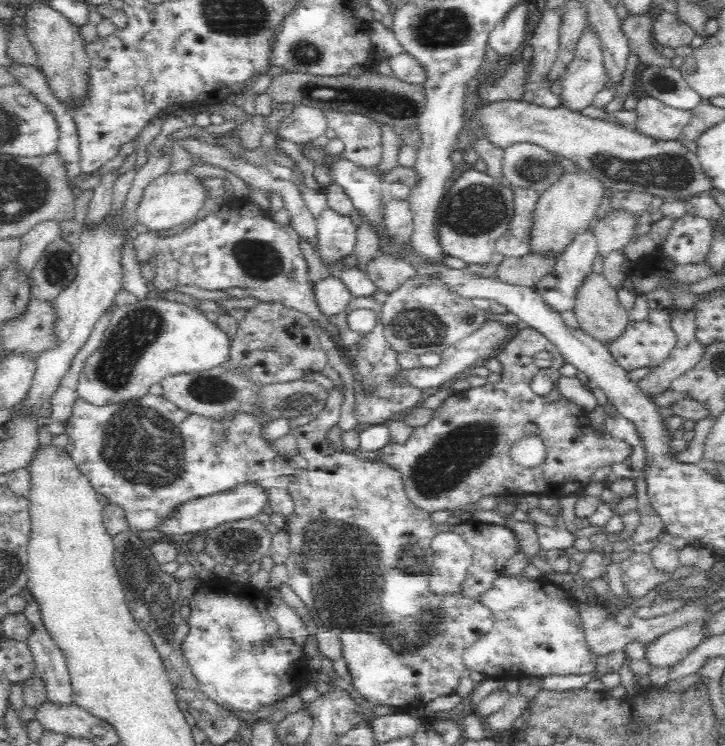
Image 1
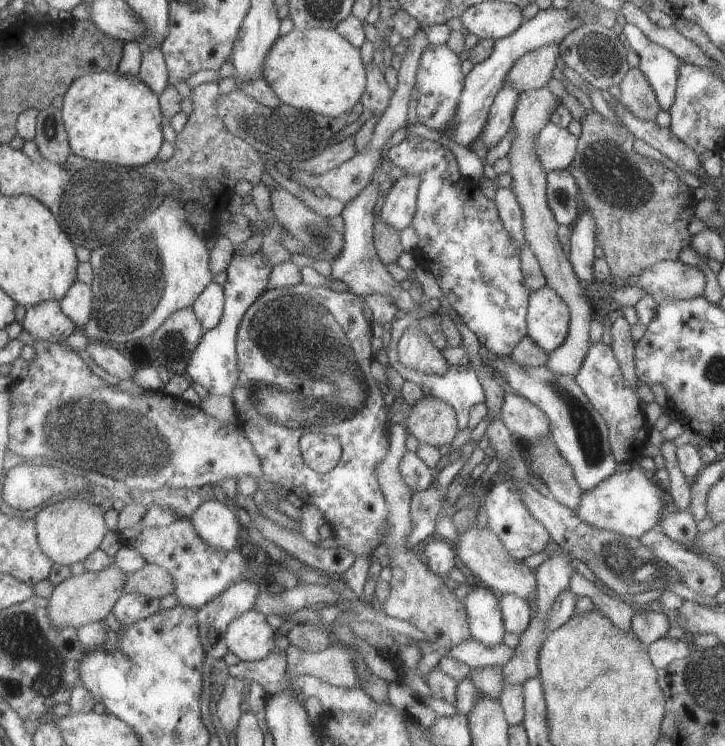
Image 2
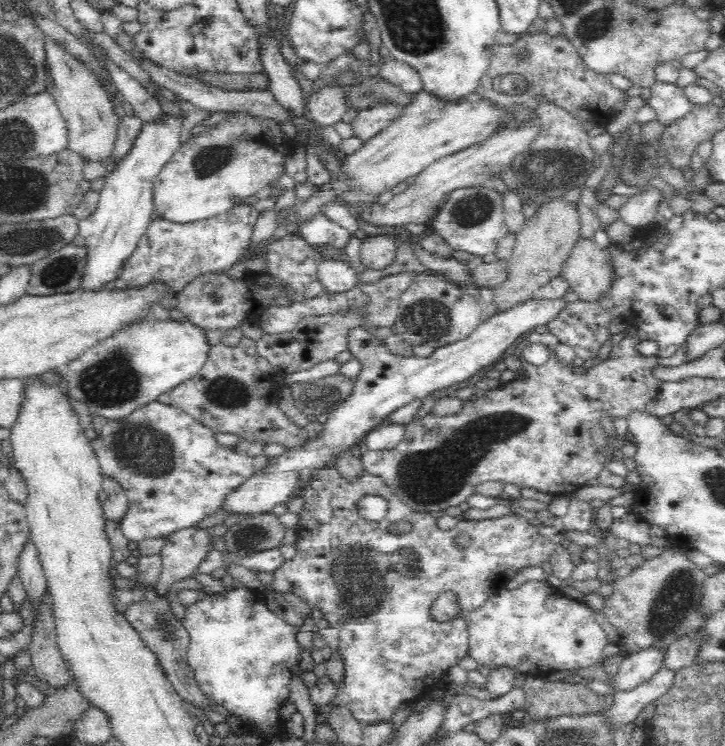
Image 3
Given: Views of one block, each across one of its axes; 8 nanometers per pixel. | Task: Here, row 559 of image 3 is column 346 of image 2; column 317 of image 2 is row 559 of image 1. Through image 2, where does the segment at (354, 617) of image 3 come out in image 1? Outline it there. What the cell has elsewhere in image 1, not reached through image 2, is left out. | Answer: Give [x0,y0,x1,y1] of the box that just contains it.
[285,388,519,708]

